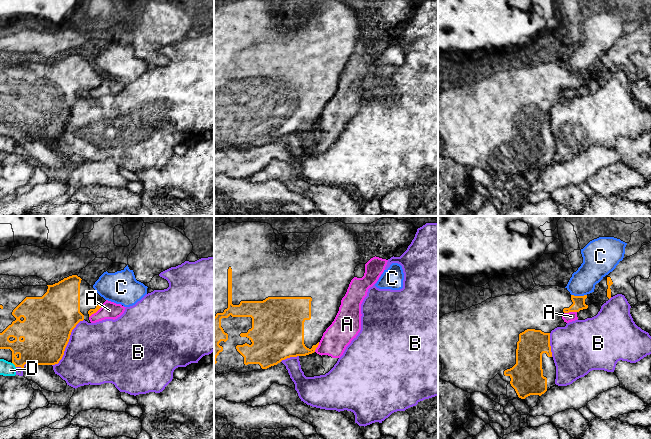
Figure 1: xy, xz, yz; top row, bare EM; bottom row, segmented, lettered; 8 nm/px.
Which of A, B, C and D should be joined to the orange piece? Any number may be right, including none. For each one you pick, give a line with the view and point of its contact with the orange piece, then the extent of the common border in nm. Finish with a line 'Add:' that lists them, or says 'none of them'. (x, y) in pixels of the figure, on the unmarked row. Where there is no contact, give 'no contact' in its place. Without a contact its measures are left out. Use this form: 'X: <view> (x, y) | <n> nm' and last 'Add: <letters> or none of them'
Add: none of them

